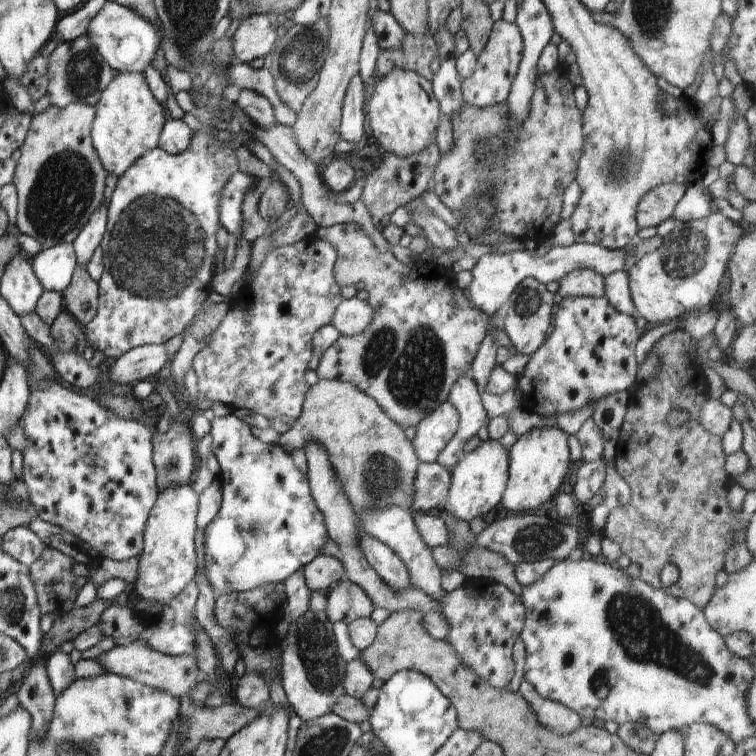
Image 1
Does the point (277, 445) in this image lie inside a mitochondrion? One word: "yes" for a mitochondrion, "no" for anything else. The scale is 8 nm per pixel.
no

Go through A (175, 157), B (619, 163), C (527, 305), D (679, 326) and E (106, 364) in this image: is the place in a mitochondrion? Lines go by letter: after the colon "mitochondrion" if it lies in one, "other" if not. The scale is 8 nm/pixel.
A: other
B: mitochondrion
C: mitochondrion
D: other
E: other

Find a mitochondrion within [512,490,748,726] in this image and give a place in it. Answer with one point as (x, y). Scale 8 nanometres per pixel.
(641, 632)

